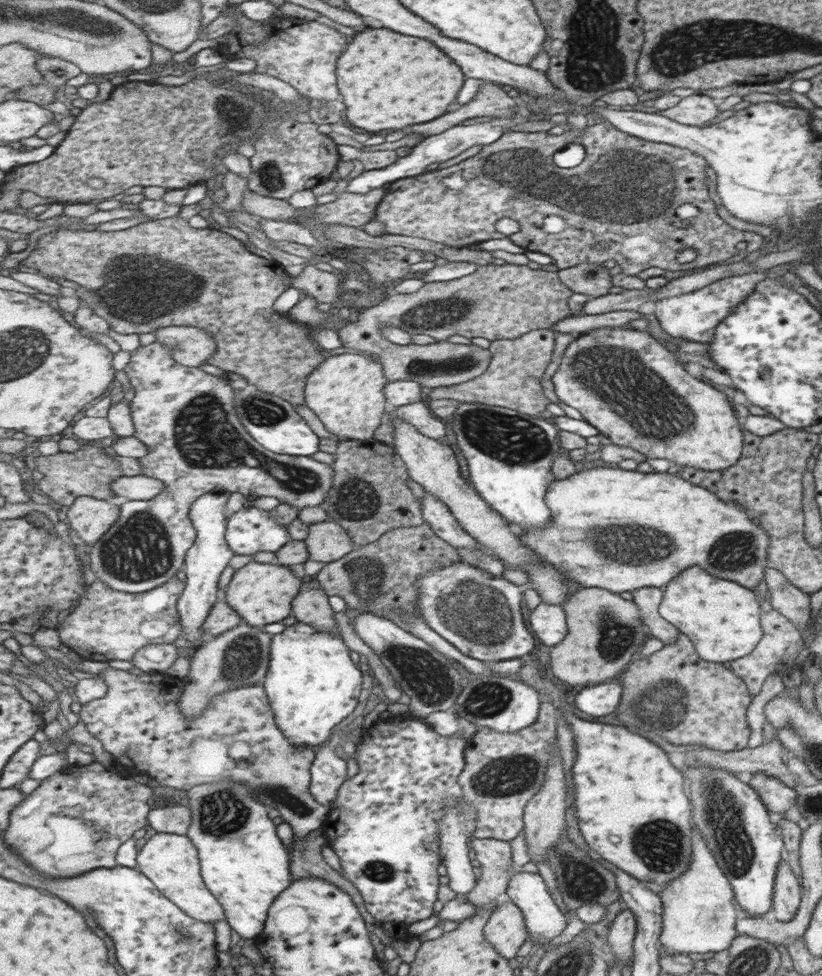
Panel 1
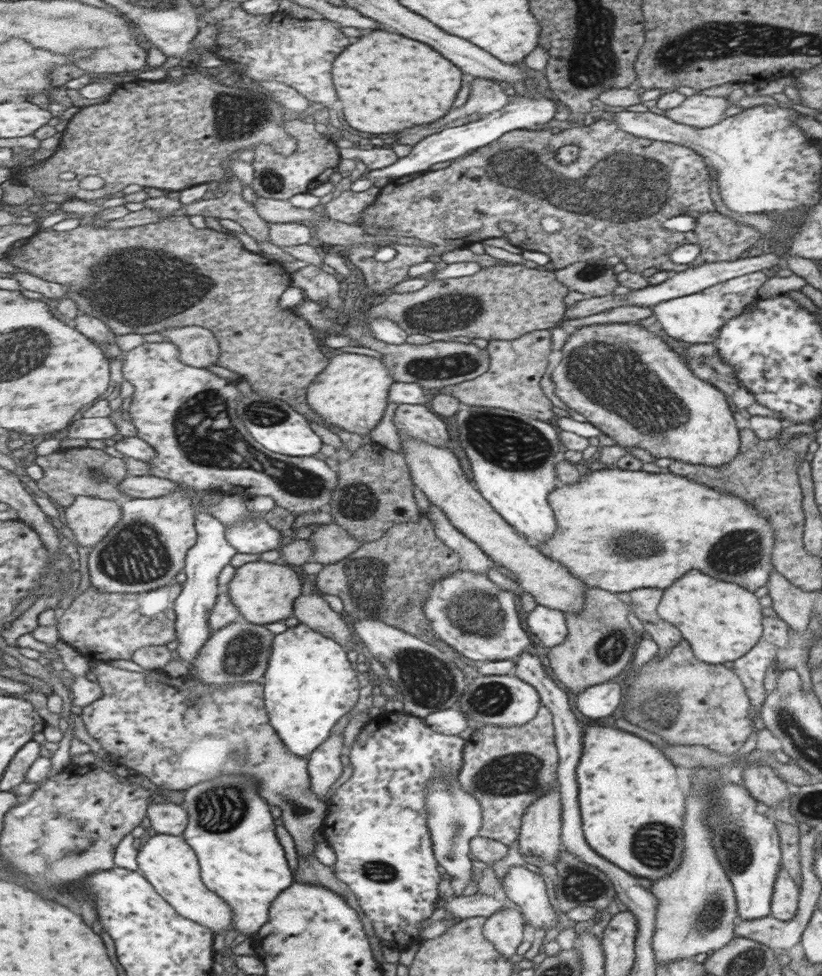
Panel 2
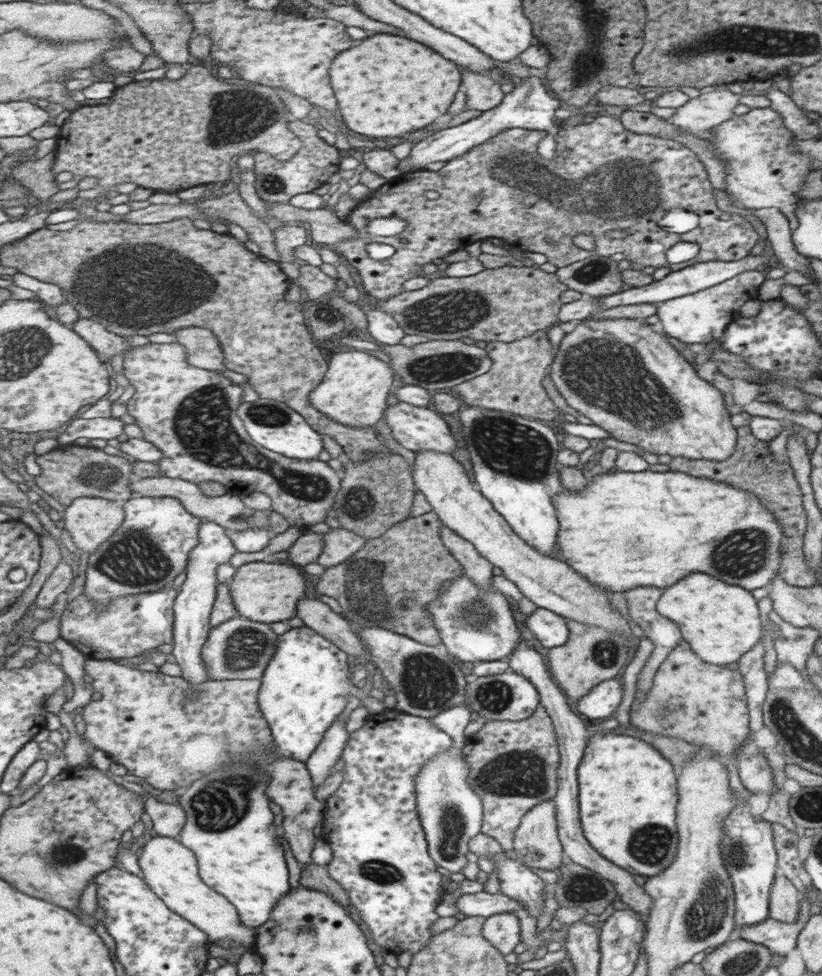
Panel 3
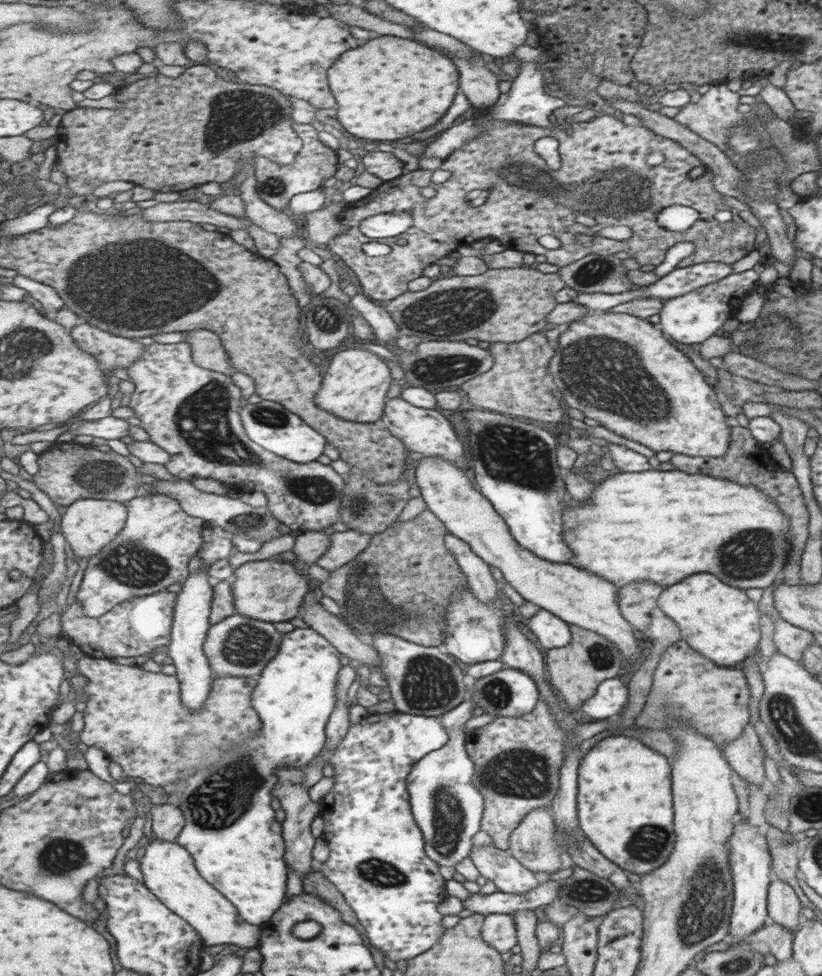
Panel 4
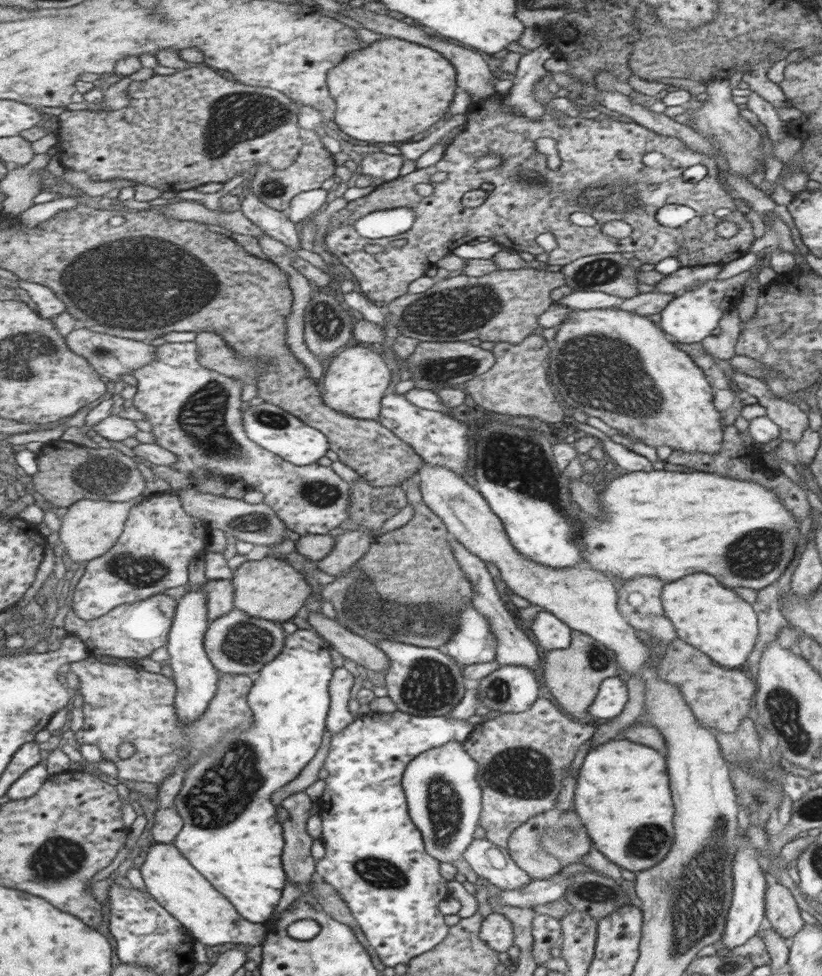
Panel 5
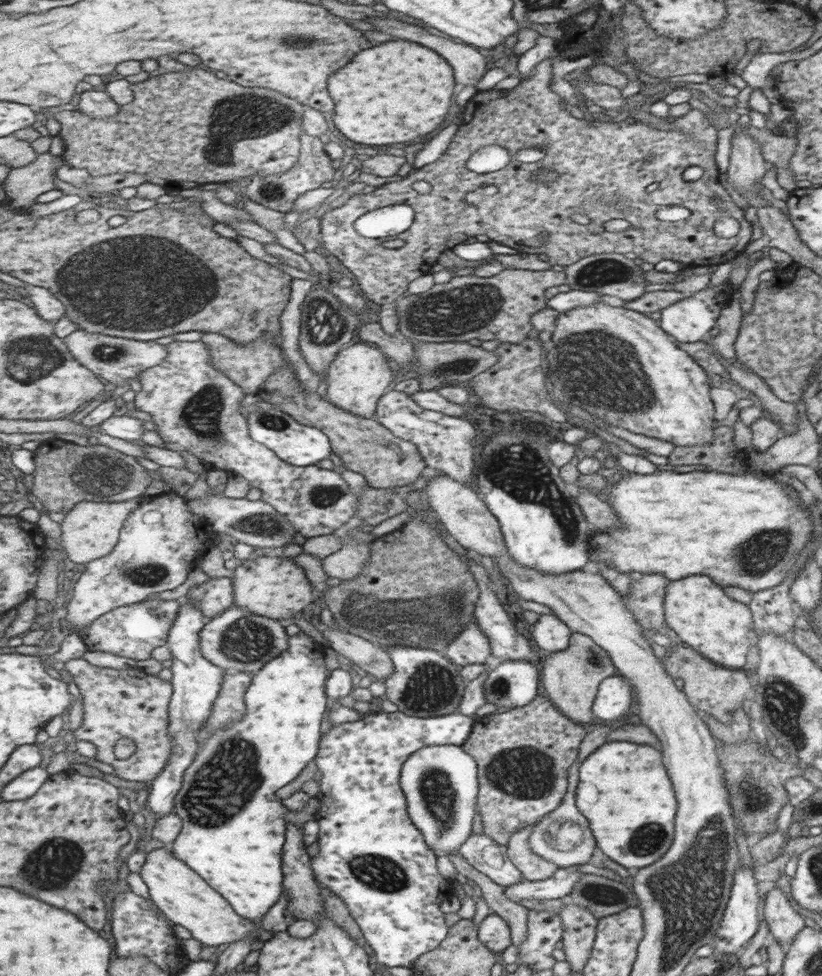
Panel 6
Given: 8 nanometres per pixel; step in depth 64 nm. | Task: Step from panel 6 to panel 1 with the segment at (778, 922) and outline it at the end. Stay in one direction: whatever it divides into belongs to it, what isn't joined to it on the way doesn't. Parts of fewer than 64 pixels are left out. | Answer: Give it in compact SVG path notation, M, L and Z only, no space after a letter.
M786 863L778 867L773 889L773 916L778 921L791 920L799 904L799 884Z

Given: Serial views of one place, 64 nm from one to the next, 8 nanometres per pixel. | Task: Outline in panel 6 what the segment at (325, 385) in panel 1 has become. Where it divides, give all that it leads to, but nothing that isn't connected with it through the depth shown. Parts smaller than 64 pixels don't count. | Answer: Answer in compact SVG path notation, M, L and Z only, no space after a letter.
M356 344L343 349L331 364L327 374L326 399L346 411L355 413L360 417L373 418L380 398L385 395L385 388L391 384L393 374L377 348L367 344Z

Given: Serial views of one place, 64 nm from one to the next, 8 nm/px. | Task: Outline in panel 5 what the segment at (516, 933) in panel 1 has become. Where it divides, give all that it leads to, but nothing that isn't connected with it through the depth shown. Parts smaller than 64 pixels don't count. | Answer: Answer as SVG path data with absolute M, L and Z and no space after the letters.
M497 912L488 914L482 918L479 938L493 950L505 952L513 940L509 920Z

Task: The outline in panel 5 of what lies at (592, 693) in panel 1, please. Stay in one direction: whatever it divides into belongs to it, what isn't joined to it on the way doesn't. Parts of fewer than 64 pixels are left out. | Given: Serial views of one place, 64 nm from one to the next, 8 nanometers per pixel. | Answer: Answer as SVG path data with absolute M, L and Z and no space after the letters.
M619 676L606 678L600 682L599 692L596 693L587 711L594 716L594 719L611 720L619 716L623 706L626 706L627 693L628 690L625 690L625 684L619 680Z

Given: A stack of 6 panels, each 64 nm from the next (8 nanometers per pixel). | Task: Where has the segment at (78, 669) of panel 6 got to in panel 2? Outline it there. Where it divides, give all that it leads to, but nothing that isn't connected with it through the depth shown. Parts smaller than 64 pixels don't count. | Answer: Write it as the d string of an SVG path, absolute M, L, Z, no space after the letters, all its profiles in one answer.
M99 659L93 662L89 669L96 676L96 681L103 686L103 696L89 704L83 709L81 715L85 721L88 733L97 740L103 746L114 763L119 765L123 764L129 770L133 769L138 774L146 776L153 784L158 787L159 792L169 792L171 790L187 790L199 782L205 782L205 780L211 780L213 776L221 775L253 775L257 781L259 781L259 794L269 805L278 807L282 812L282 819L286 830L291 835L297 854L300 856L311 856L313 850L315 850L316 833L322 829L326 818L328 817L328 803L322 801L317 793L312 789L312 776L309 772L309 758L305 756L297 756L297 754L291 754L285 746L285 742L281 740L277 730L273 728L271 723L271 716L269 716L269 710L265 708L265 692L264 685L260 681L253 682L239 682L233 683L231 686L215 687L207 684L203 684L197 681L197 684L193 684L193 688L198 688L197 691L197 704L193 706L185 706L185 684L179 684L179 680L183 680L183 677L169 678L165 676L165 671L149 671L144 670L142 672L132 672L129 670L123 670L123 668L115 668L111 664L106 664L104 659Z

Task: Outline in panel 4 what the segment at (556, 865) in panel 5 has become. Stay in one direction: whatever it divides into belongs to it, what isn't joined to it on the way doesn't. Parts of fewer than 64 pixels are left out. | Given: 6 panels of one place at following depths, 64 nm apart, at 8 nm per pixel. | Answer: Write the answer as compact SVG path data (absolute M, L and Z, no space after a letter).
M544 807L527 814L521 825L512 831L511 837L508 839L508 853L531 873L543 872L550 875L555 873L560 867L559 854L562 851L559 845L553 842L554 825L551 823L549 811L551 811L549 807Z

